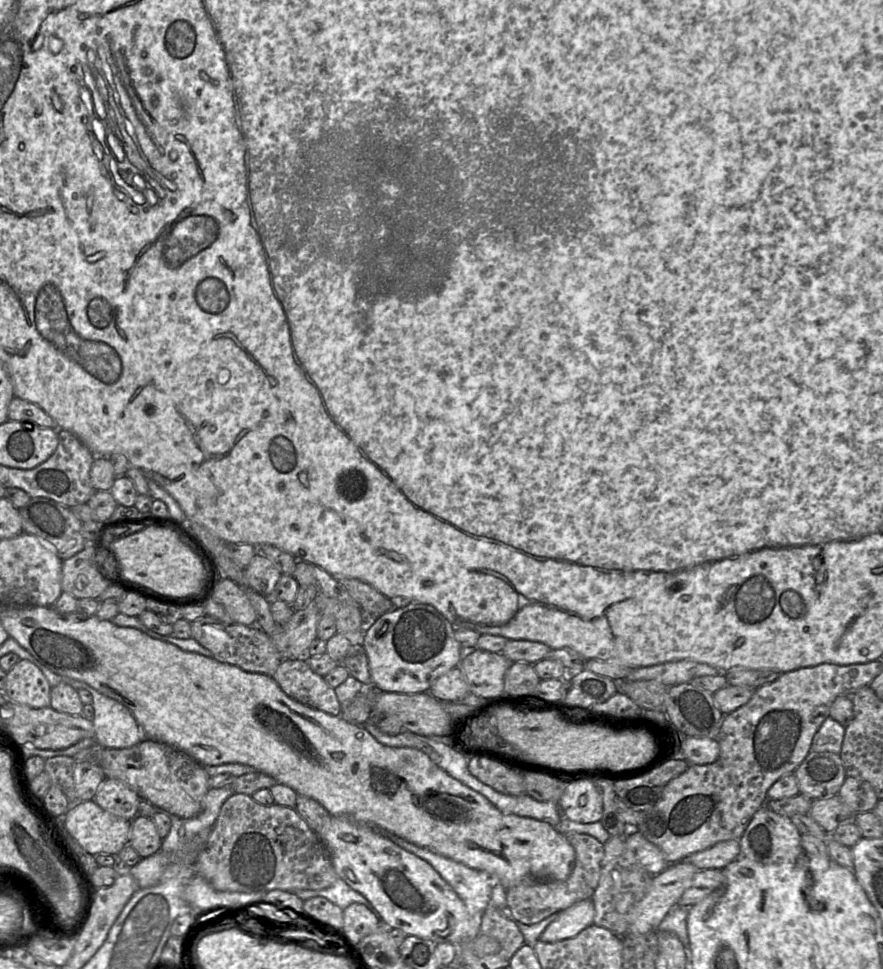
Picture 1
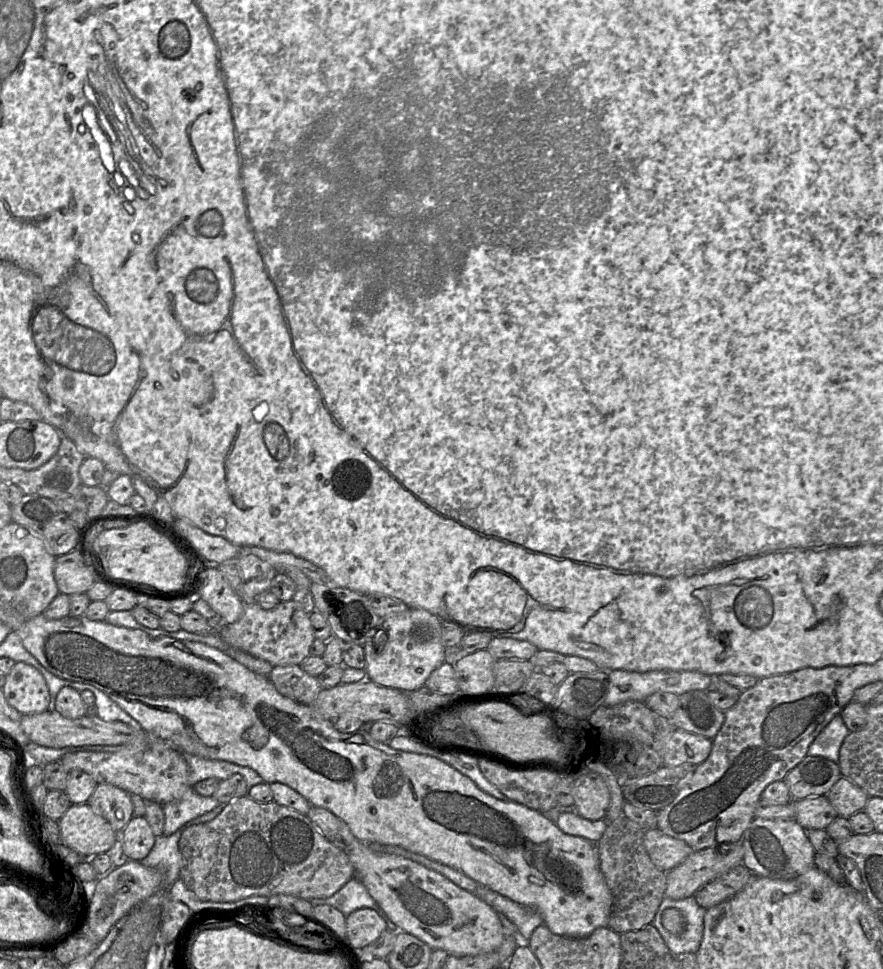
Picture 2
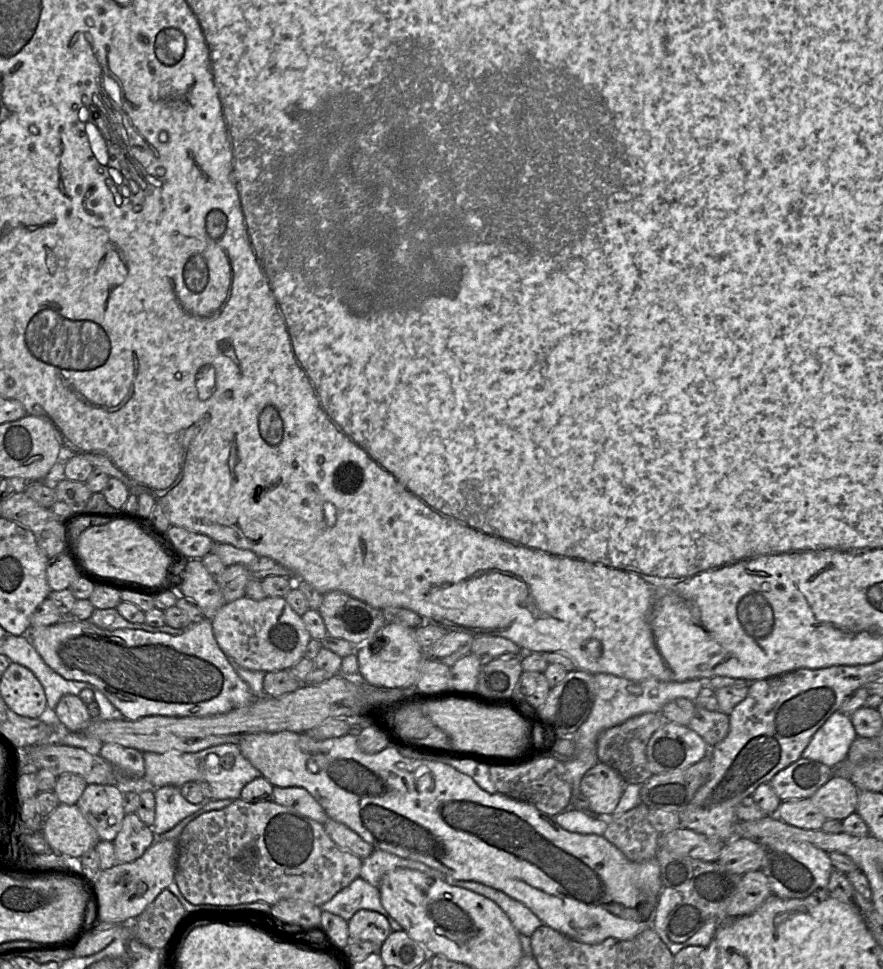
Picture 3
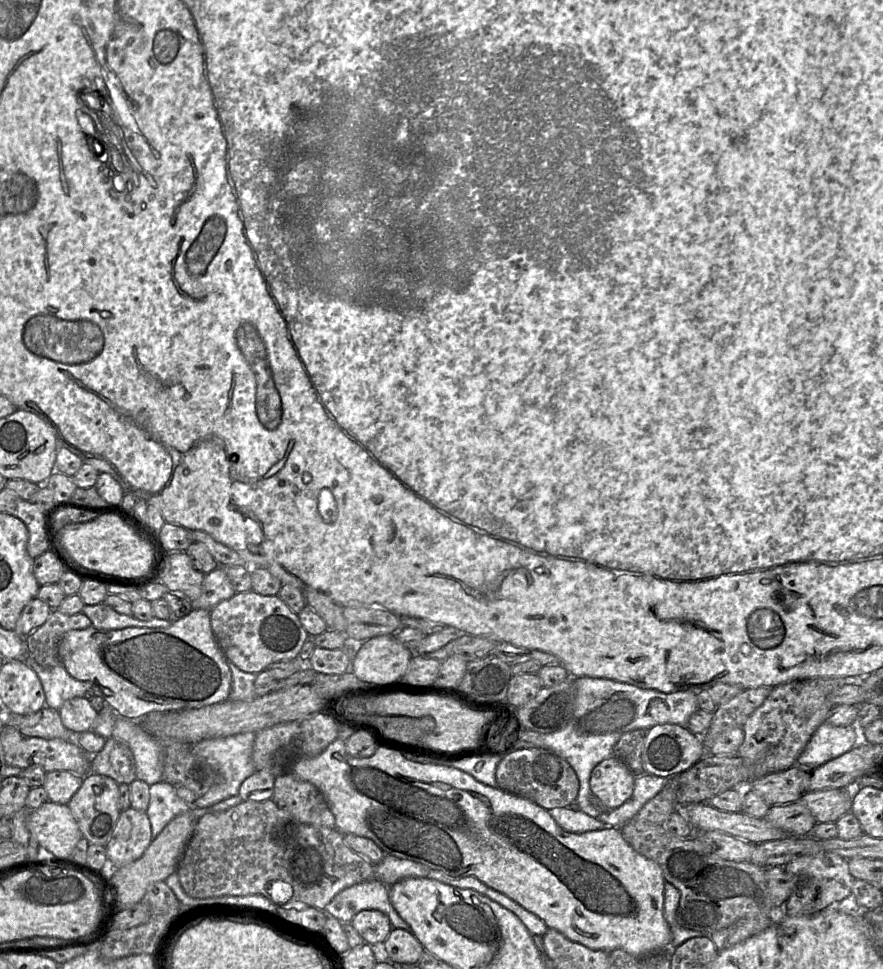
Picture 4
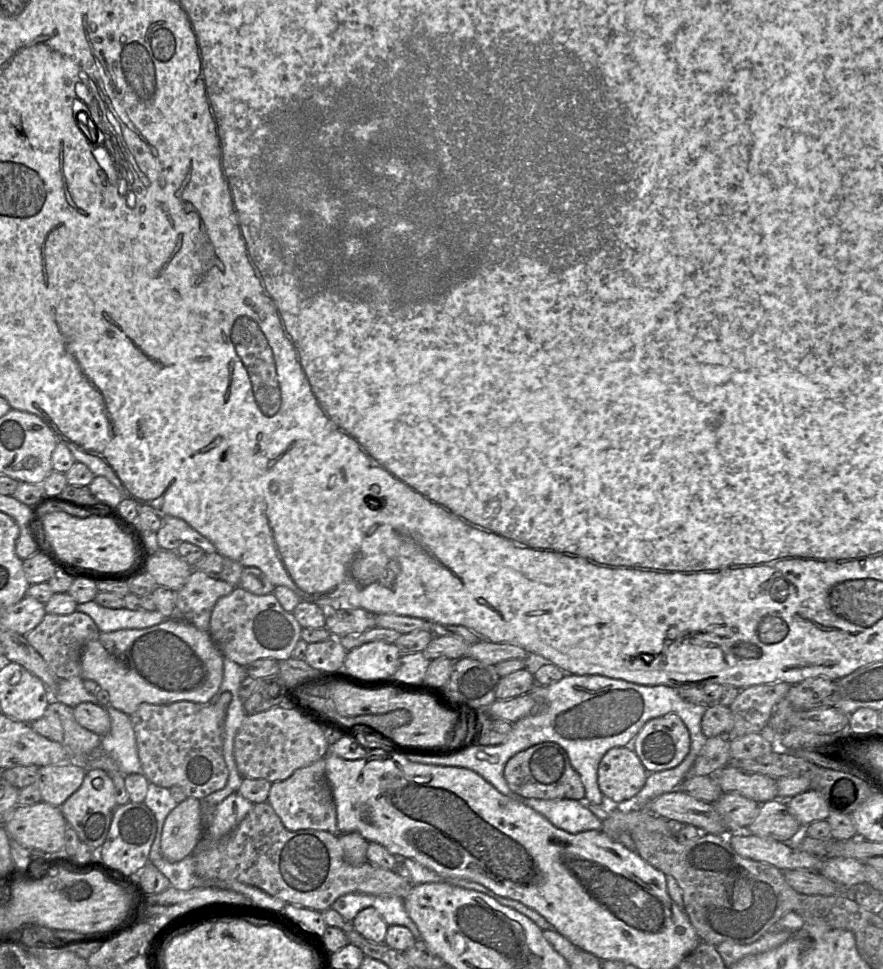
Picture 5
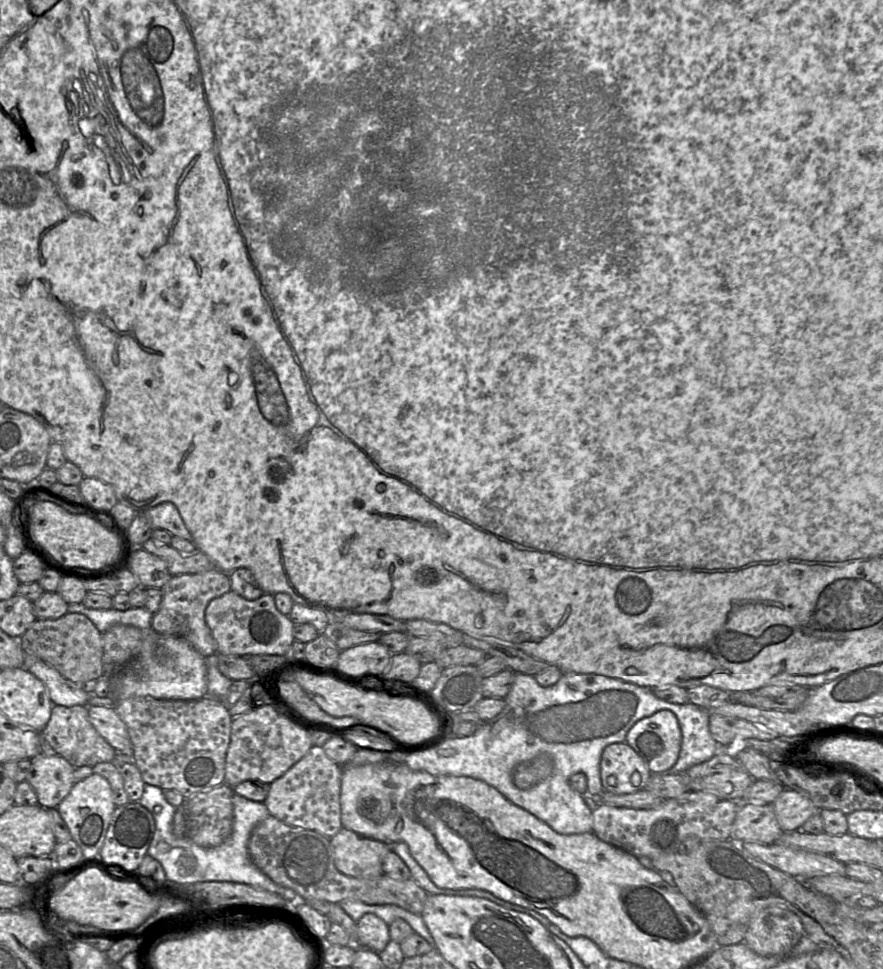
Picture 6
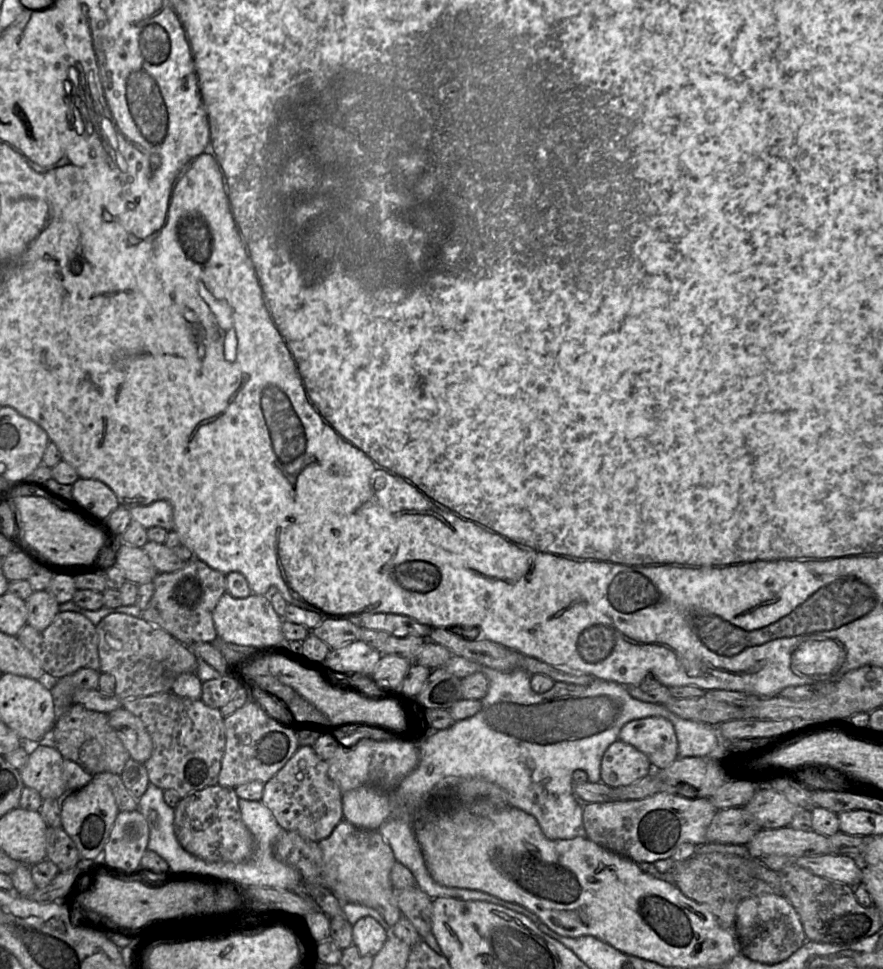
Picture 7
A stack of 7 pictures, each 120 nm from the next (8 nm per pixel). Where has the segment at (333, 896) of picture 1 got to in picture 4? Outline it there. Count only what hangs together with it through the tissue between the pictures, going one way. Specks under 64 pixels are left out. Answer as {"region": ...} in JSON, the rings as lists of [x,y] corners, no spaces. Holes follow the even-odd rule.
{"region":[[[376,879],[342,890],[324,909],[327,916],[333,916],[341,923],[351,923],[353,917],[362,910],[378,910],[388,916],[392,928],[400,928],[413,934],[412,928],[391,904],[389,887]]]}

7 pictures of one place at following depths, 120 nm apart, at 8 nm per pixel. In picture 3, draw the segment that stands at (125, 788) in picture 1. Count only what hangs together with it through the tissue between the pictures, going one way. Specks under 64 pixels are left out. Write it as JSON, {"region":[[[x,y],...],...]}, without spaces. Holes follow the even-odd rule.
{"region":[[[88,784],[76,805],[100,840],[115,839],[126,815],[121,788],[117,785]]]}

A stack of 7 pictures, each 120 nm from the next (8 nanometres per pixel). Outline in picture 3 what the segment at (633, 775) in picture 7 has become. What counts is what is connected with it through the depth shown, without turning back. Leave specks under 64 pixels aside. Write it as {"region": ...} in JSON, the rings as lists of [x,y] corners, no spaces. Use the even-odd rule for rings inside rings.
{"region":[[[598,762],[583,775],[580,791],[587,798],[591,813],[608,815],[615,810],[625,784],[617,771]]]}

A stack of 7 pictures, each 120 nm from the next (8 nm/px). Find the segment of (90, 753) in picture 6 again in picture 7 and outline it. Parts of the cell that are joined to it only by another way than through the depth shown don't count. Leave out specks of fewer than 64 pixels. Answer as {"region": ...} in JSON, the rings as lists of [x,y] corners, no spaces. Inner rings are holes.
{"region":[[[73,704],[64,713],[59,713],[52,728],[55,748],[64,759],[78,764],[92,777],[108,772],[121,775],[125,764],[131,759],[121,740],[110,726],[108,714],[88,710]]]}

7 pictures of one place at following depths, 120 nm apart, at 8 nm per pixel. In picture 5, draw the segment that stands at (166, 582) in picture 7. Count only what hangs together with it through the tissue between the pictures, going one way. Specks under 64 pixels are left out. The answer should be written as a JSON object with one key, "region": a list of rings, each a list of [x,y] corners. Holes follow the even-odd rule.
{"region":[[[193,570],[185,585],[177,592],[172,616],[166,619],[182,620],[209,632],[214,605],[220,598],[229,595],[234,588],[225,581]]]}

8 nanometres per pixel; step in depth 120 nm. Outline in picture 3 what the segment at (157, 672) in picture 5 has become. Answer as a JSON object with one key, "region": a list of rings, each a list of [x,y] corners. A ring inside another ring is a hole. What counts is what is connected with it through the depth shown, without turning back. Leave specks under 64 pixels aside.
{"region":[[[63,618],[47,626],[30,627],[27,636],[44,662],[67,680],[88,682],[96,686],[127,720],[145,716],[205,717],[224,714],[244,707],[255,697],[230,665],[218,645],[208,618],[191,623],[180,635],[140,629],[108,630],[90,620]]]}

